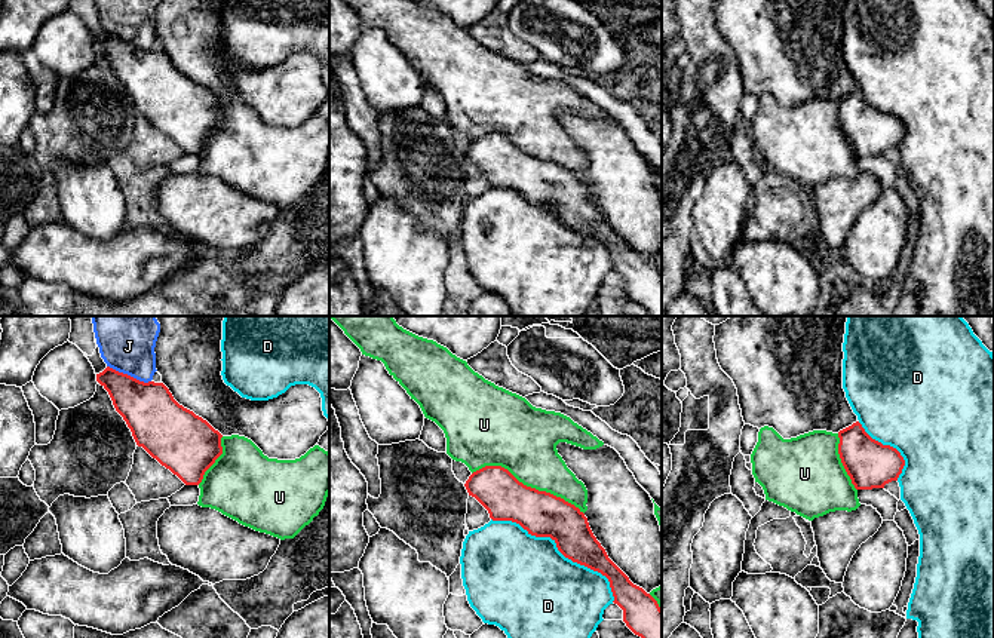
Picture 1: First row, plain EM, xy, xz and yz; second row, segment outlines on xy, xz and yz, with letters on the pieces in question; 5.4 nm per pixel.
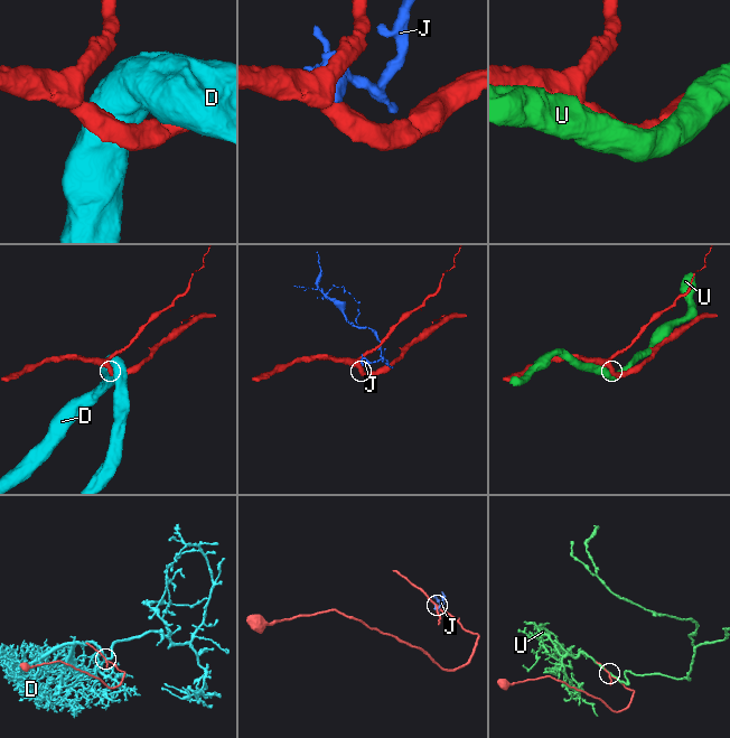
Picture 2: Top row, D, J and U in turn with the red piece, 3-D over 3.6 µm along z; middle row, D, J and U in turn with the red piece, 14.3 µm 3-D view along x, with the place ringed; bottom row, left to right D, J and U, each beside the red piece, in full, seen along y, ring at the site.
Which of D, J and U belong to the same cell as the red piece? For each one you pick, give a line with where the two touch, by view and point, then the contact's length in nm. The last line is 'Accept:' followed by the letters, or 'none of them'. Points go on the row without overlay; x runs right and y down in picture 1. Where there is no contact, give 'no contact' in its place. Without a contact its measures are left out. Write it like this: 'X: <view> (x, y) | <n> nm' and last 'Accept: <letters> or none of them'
U: xz (528, 155) | 650 nm
Accept: U

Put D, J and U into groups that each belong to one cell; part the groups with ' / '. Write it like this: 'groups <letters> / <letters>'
groups D / J / U

